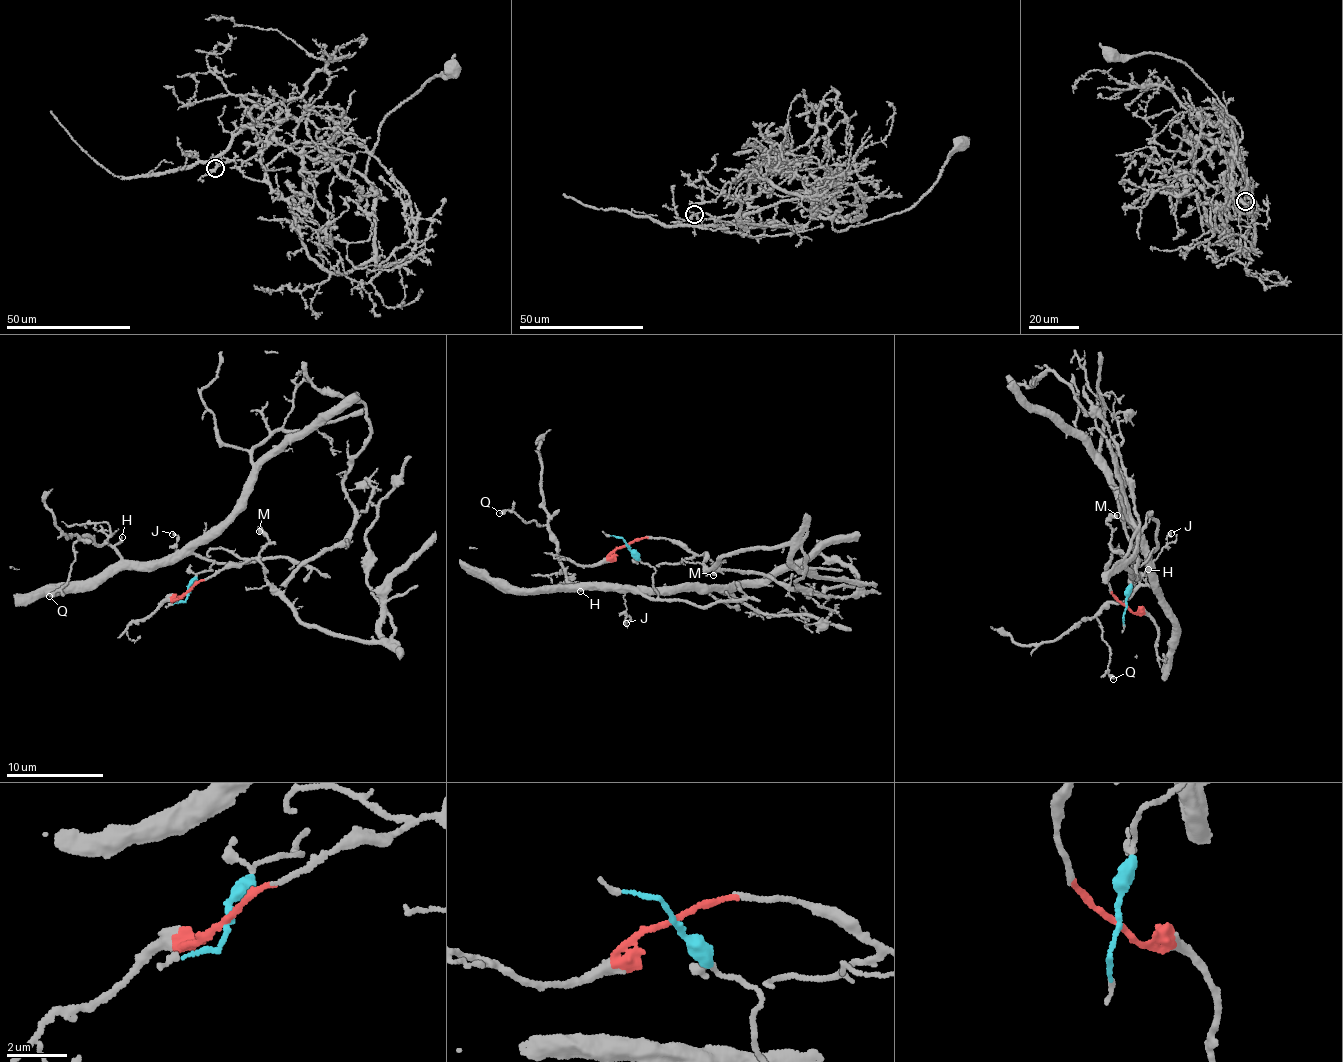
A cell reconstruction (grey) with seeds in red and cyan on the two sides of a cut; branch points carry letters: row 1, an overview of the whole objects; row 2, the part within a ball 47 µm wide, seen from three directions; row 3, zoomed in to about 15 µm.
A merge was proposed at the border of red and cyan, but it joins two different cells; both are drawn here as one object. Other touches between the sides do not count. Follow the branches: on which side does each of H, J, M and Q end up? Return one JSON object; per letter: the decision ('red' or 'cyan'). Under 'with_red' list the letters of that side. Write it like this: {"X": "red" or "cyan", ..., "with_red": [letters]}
{"H": "cyan", "J": "cyan", "M": "red", "Q": "cyan", "with_red": ["M"]}

